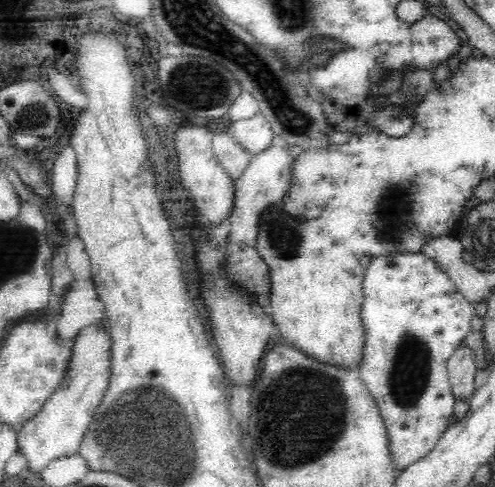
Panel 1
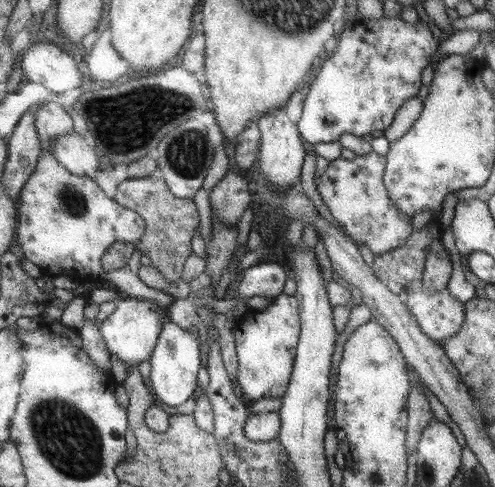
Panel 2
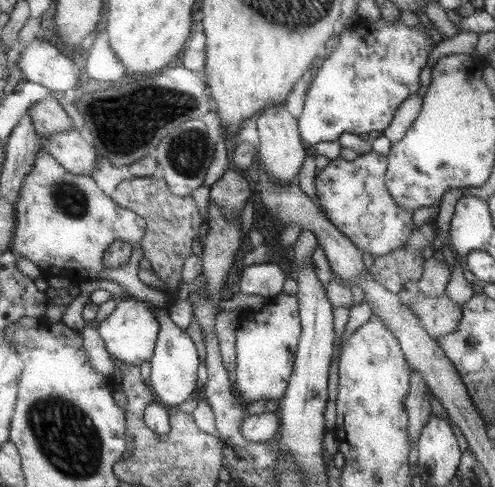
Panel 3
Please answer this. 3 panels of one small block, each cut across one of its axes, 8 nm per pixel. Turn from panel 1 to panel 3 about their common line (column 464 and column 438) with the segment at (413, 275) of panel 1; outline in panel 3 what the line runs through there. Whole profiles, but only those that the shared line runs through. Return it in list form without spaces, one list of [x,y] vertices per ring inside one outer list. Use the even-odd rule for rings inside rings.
[[[417,292],[409,306],[415,306],[417,318],[421,320],[425,334],[431,336],[433,340],[445,338],[445,334],[455,332],[461,320],[461,306],[453,304],[447,298],[447,292],[437,298],[429,298]]]

